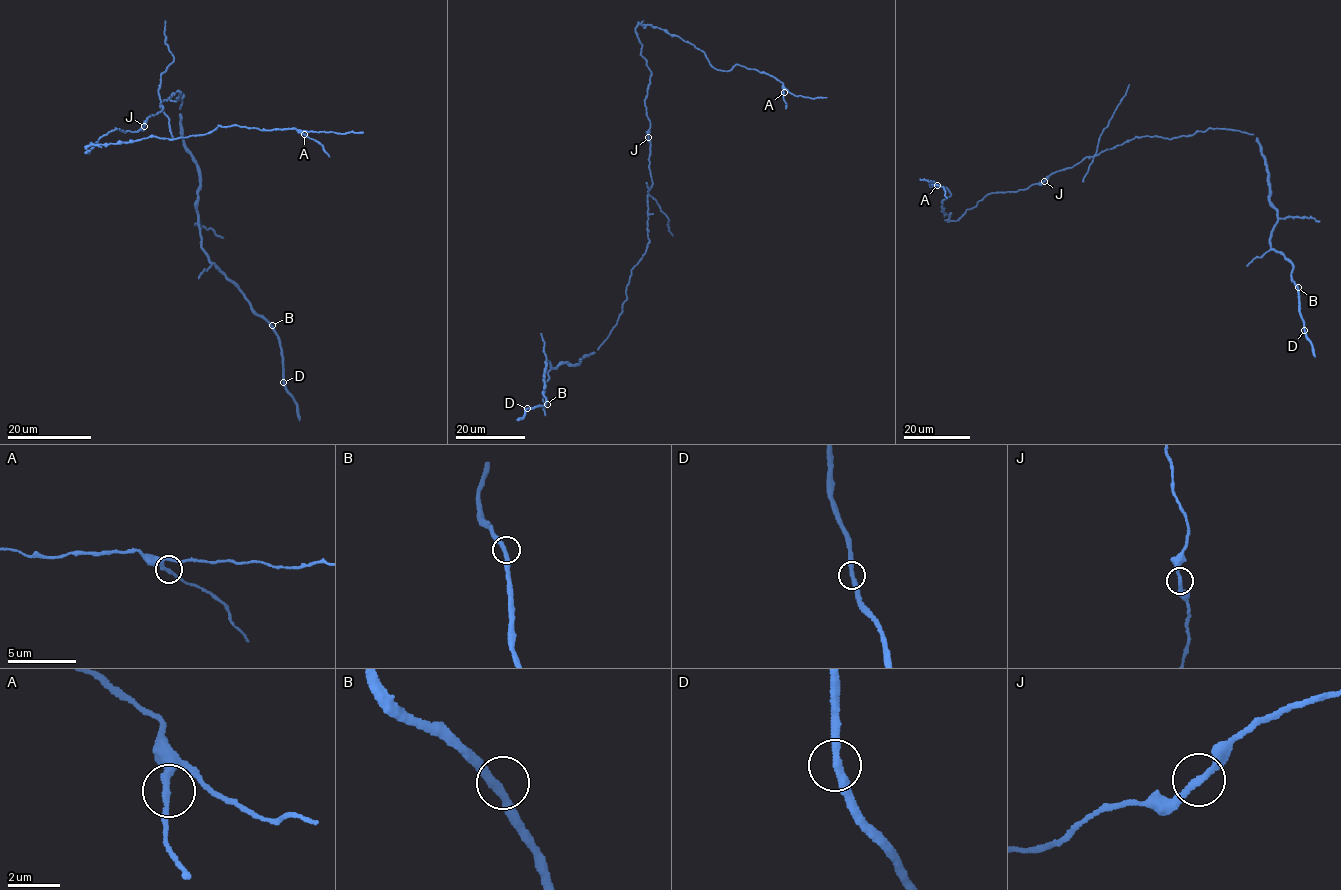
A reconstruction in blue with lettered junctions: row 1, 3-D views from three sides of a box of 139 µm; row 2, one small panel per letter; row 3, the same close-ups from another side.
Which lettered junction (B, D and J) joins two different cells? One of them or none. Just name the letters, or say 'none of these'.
J

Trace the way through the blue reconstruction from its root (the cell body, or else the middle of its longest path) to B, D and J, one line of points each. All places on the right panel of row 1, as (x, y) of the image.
B: (1112, 148), (1135, 137), (1172, 138), (1209, 128), (1253, 134), (1276, 211), (1271, 247), (1291, 264), (1298, 287)
D: (1112, 148), (1135, 137), (1172, 138), (1209, 128), (1253, 134), (1276, 211), (1271, 247), (1293, 267), (1304, 330)
J: (1112, 148), (1051, 173), (1044, 181)

